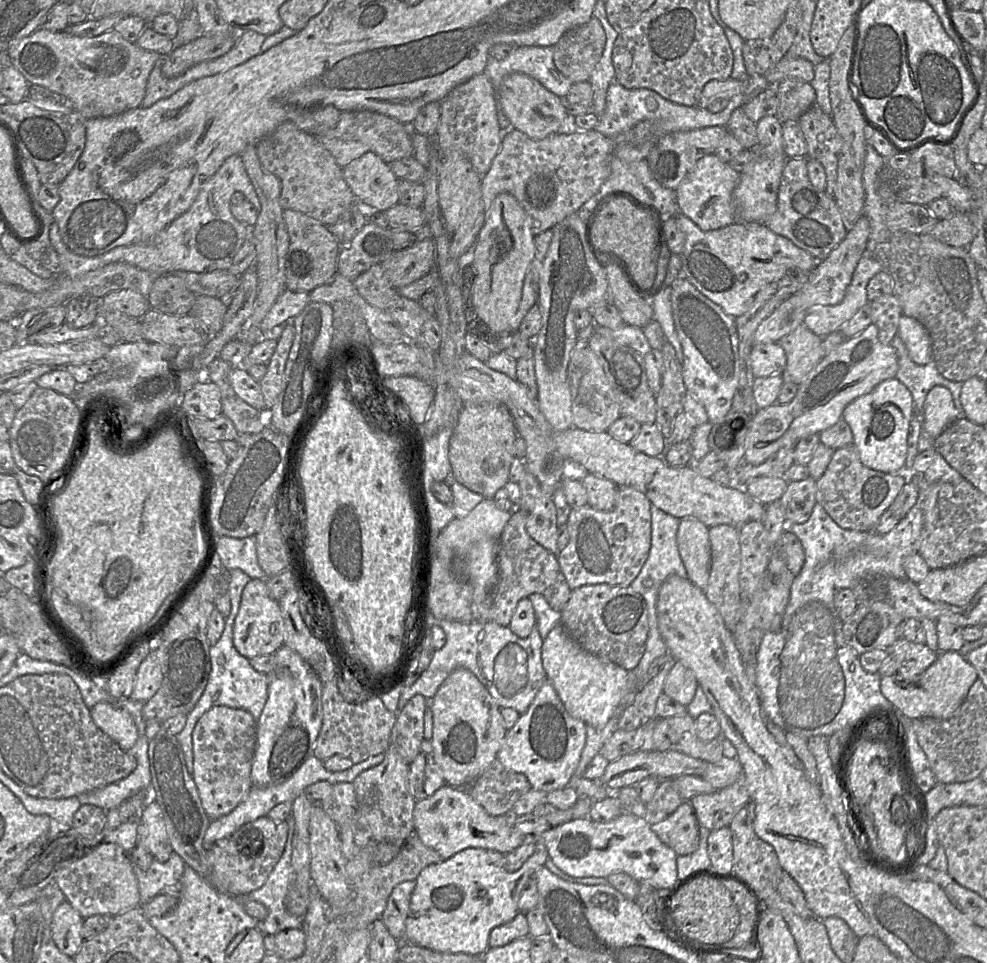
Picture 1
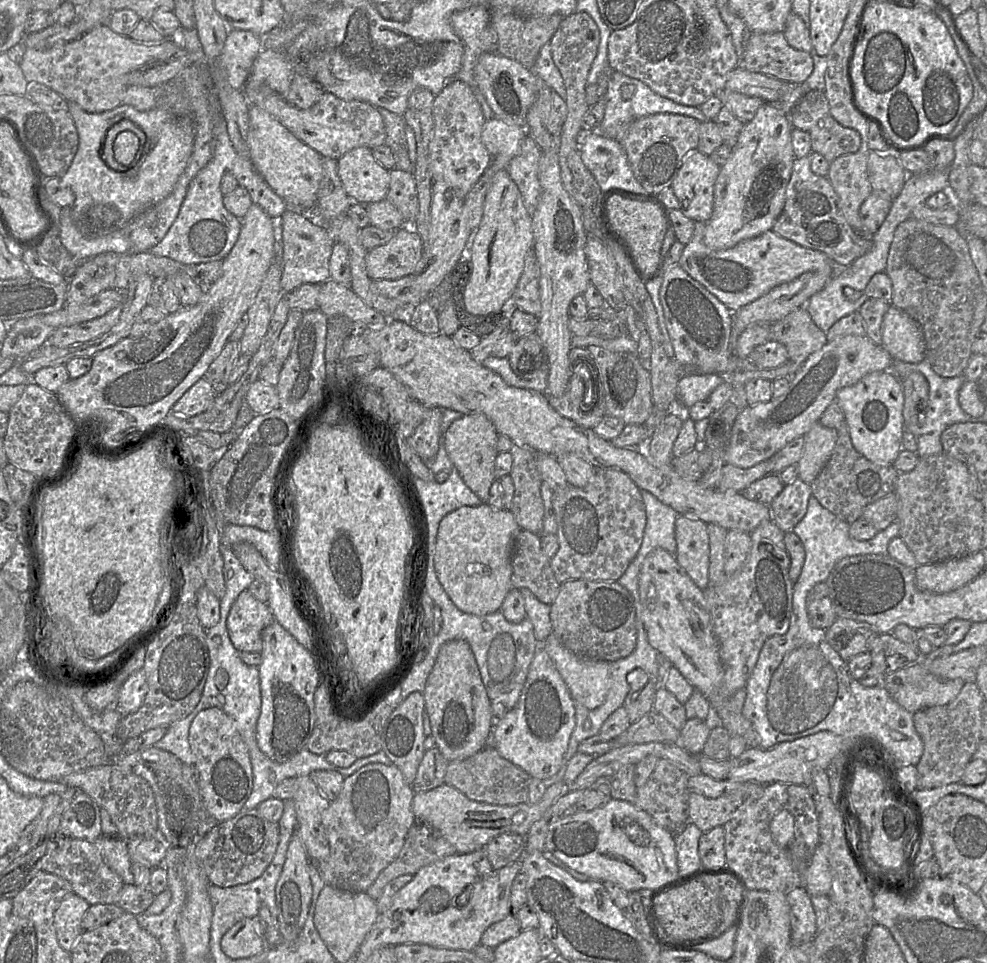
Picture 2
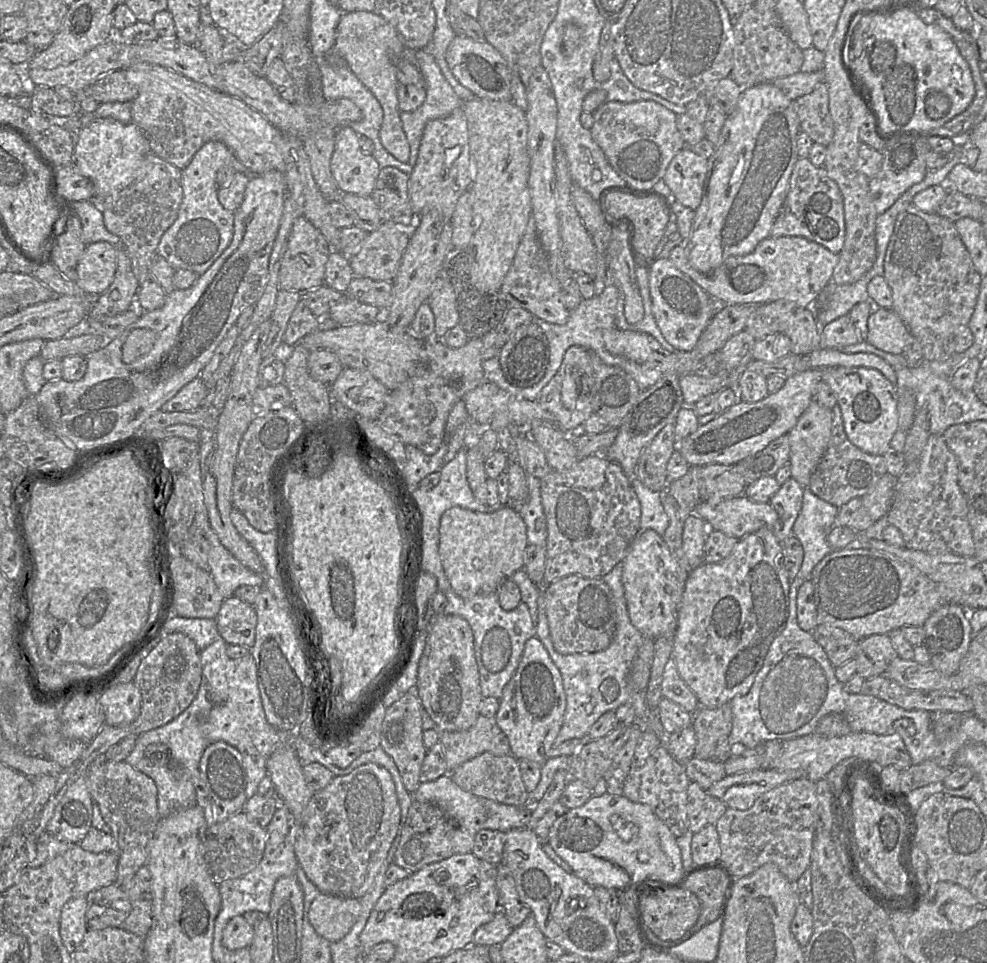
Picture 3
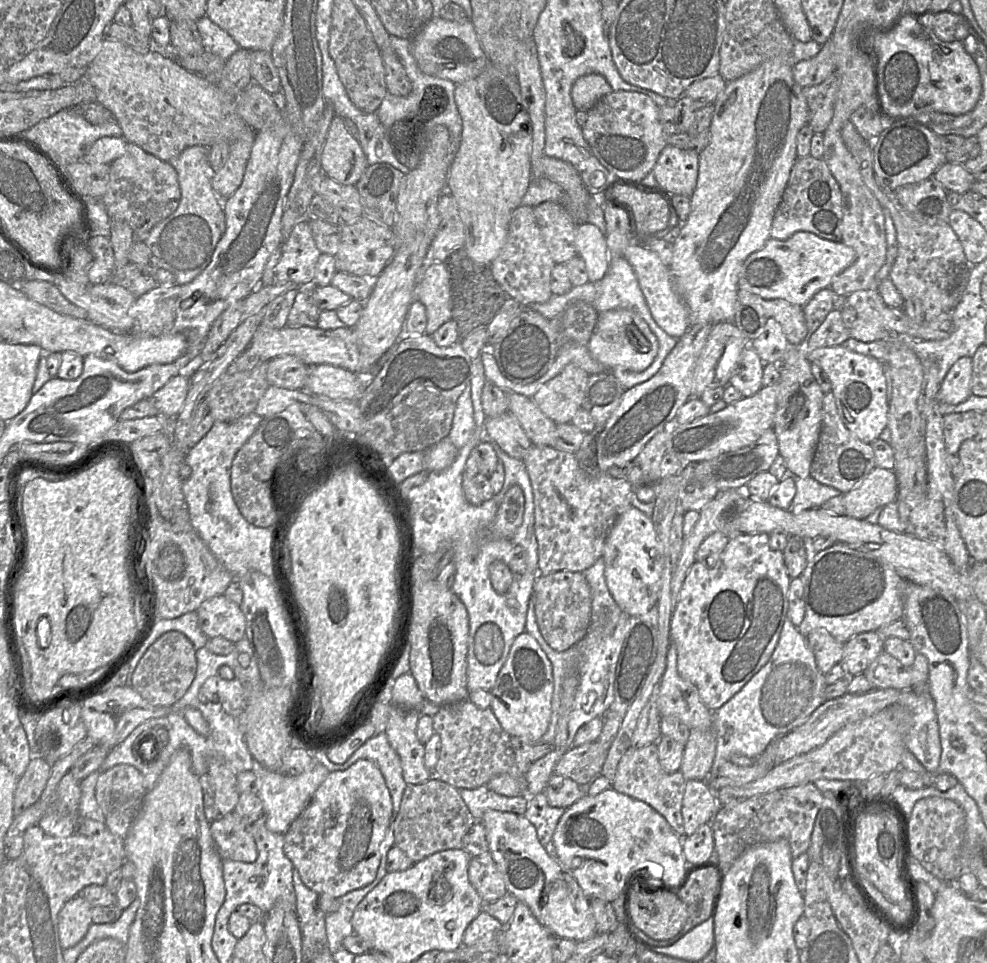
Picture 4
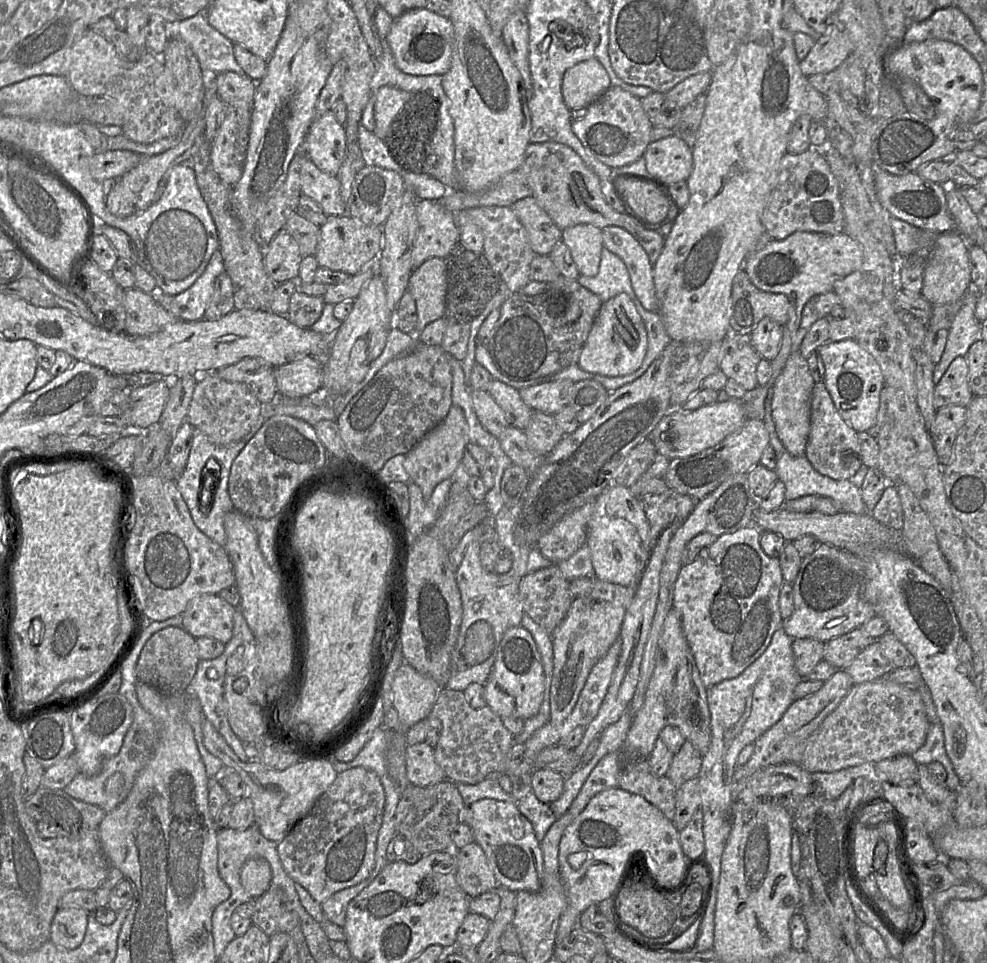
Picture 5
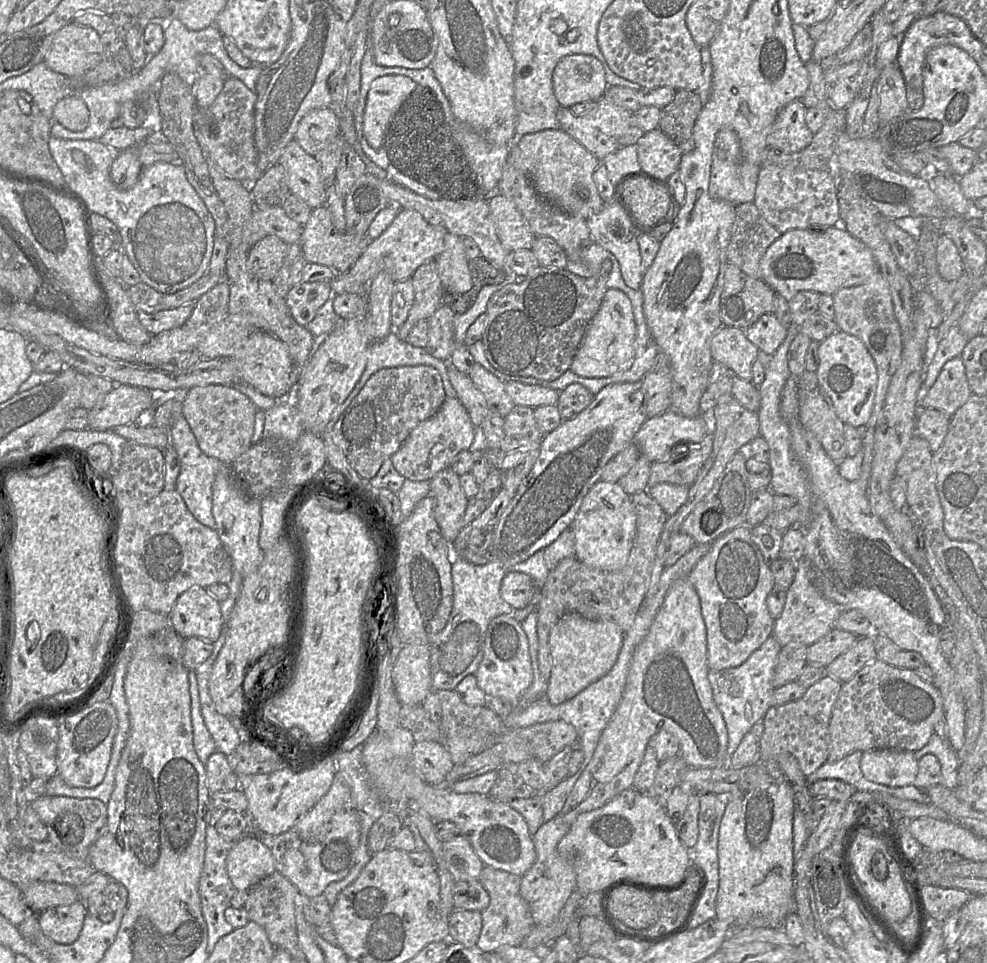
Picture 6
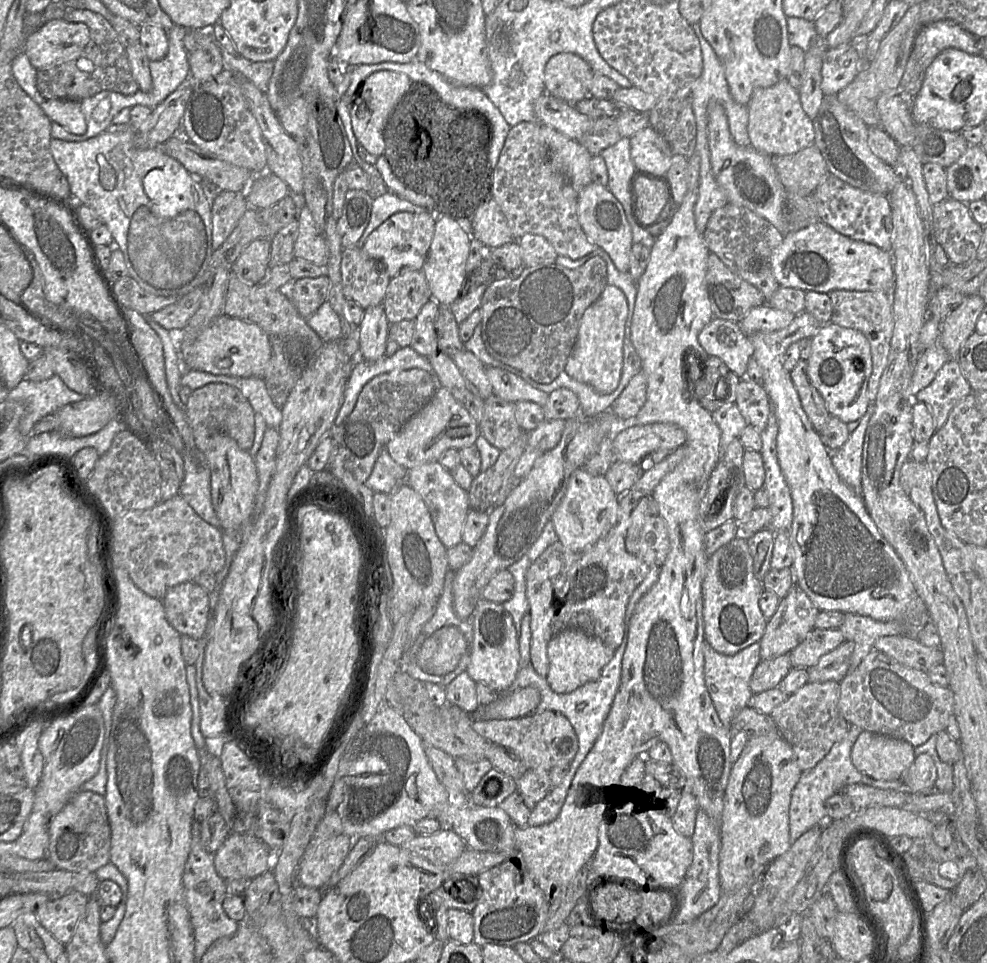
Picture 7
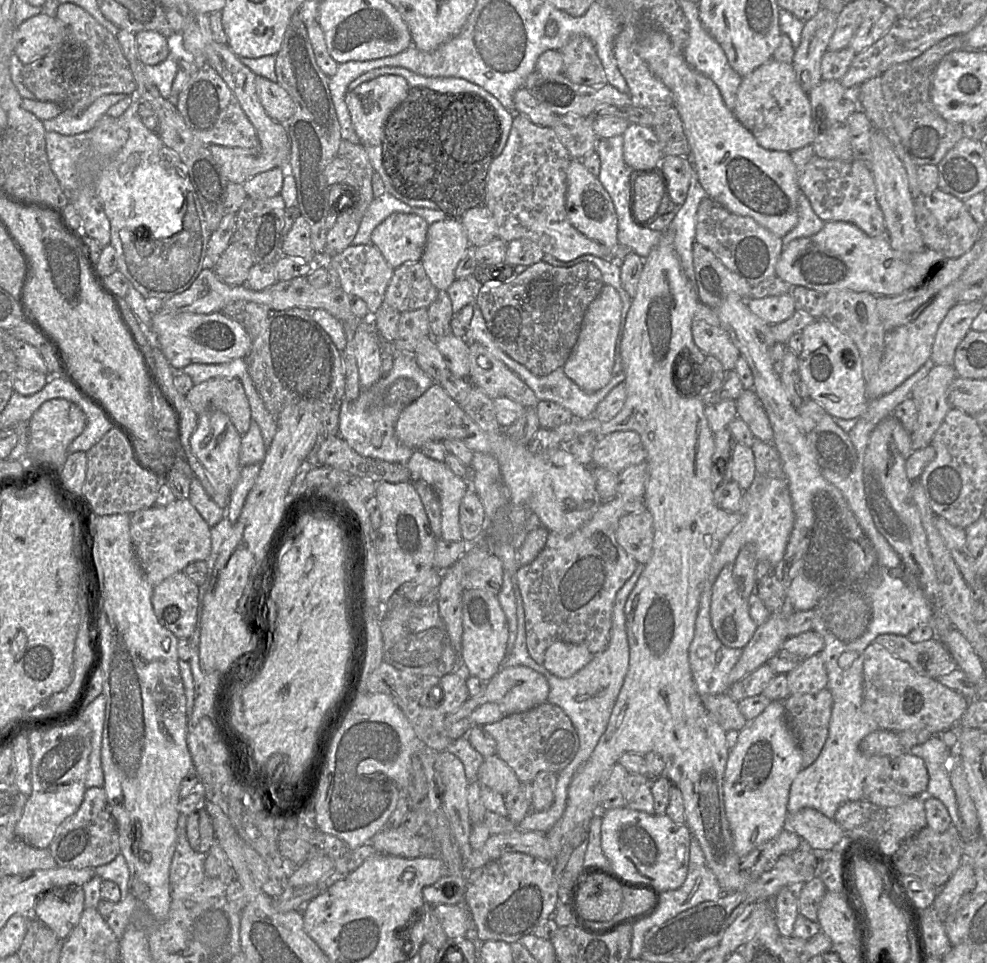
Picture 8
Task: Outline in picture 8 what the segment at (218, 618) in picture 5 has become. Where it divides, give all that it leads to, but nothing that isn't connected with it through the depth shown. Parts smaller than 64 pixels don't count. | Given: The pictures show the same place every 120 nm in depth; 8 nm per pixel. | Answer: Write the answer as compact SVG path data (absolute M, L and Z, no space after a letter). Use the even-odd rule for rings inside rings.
M179 571L153 586L151 602L159 623L178 639L188 639L197 625L198 597L199 586Z

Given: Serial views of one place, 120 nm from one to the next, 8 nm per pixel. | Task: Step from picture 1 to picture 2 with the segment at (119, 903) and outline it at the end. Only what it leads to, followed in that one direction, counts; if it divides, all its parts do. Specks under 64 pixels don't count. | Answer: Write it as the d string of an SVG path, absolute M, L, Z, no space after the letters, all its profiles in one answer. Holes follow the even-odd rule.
M57 837L57 847L47 859L43 871L67 880L74 894L85 899L90 905L115 904L124 882L103 861L94 841L74 837Z

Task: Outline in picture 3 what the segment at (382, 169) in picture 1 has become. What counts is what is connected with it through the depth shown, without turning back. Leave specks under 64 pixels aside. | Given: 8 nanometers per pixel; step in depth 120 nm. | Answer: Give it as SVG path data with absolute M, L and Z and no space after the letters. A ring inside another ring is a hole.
M349 125L340 127L335 133L335 145L330 168L341 193L352 193L358 196L371 195L381 169L372 155L363 152L357 133Z

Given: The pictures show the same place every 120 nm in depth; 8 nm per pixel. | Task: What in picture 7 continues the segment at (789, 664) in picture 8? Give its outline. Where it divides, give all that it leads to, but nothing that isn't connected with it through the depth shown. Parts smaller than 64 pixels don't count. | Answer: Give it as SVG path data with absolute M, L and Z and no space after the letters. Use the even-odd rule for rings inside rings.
M814 628L790 653L792 668L808 669L816 665L826 653L836 649L845 641L839 629Z

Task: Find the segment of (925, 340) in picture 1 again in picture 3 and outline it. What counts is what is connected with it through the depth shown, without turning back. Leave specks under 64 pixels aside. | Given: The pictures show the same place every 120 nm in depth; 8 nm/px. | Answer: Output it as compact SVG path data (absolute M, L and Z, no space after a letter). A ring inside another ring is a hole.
M876 308L868 318L866 341L891 354L903 354L912 335L902 319L892 310Z

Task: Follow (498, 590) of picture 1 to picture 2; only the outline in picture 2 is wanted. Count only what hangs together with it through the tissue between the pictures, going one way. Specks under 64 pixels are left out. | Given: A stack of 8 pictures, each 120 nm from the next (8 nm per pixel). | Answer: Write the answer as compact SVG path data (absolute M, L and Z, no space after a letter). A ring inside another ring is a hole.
M520 529L512 545L512 588L529 589L542 603L551 605L560 590L548 558L541 549L541 535Z

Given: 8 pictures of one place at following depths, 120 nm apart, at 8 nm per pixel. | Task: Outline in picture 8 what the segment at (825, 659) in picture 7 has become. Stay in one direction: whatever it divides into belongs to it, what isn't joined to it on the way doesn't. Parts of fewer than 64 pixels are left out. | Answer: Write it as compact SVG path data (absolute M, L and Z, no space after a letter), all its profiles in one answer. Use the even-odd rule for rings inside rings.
M819 654L806 659L786 676L790 695L816 693L828 684L827 671Z

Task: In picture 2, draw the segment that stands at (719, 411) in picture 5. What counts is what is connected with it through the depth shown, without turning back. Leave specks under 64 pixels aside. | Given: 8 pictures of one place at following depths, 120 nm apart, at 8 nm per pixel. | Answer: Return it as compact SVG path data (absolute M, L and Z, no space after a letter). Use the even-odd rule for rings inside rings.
M848 335L828 341L813 353L790 377L787 391L767 402L748 405L736 418L728 446L726 464L750 468L768 460L792 440L803 437L836 399L837 392L854 385L866 374L891 368L892 357L866 335Z

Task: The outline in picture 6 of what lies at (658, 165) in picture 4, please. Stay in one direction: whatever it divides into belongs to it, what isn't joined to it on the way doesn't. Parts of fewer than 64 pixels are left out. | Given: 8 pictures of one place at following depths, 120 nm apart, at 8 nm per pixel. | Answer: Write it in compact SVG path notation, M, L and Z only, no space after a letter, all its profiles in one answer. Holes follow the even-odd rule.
M658 128L645 132L636 143L641 172L668 179L678 171L682 152Z

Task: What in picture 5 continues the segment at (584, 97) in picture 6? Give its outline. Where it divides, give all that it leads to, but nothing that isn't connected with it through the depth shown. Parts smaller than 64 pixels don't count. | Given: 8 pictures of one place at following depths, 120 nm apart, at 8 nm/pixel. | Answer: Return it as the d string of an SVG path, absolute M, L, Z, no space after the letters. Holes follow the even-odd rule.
M588 59L572 66L563 75L562 96L569 109L588 107L609 87L610 78L603 65Z

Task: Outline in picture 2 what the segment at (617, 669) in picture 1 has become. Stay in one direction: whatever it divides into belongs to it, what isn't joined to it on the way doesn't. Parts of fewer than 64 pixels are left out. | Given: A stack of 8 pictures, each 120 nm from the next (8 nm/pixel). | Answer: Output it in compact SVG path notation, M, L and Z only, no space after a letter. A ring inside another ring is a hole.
M552 633L541 646L553 661L574 702L590 710L604 703L610 662L580 657L566 649Z

